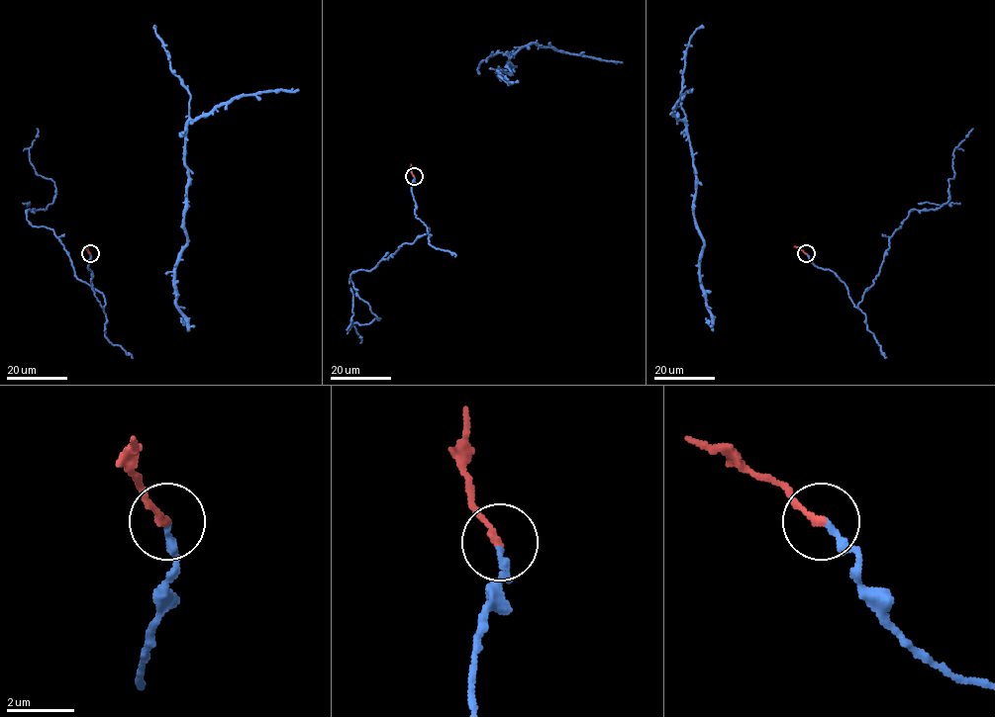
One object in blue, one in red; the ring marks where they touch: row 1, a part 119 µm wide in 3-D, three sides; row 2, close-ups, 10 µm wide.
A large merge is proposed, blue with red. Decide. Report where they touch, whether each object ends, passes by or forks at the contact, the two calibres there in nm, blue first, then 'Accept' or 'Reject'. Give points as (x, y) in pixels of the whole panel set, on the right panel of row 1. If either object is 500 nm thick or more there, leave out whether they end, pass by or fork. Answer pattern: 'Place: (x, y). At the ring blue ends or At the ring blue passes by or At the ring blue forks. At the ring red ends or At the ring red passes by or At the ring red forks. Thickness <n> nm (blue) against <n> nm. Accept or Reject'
Place: (806, 253). At the ring blue ends. At the ring red ends. Thickness 200 nm (blue) against 200 nm. Accept

